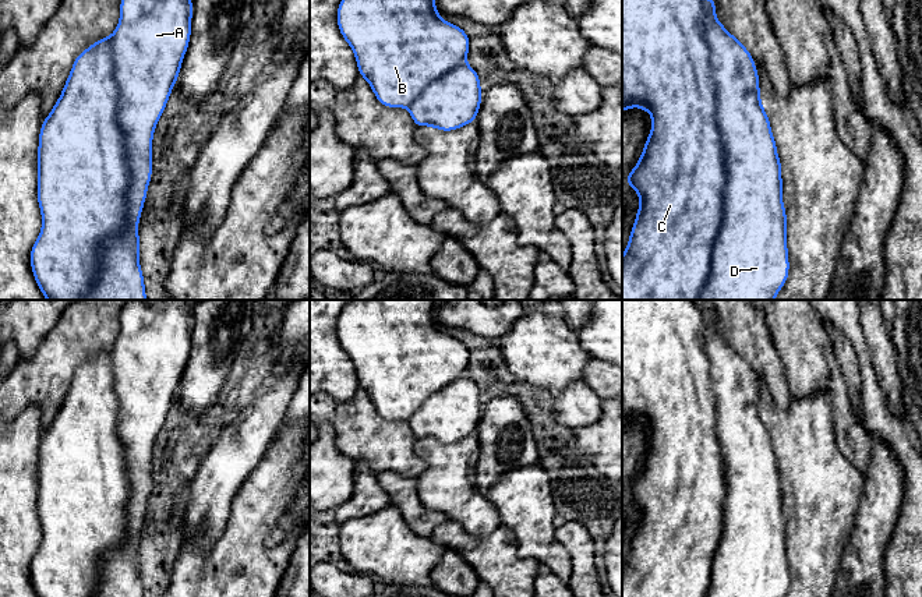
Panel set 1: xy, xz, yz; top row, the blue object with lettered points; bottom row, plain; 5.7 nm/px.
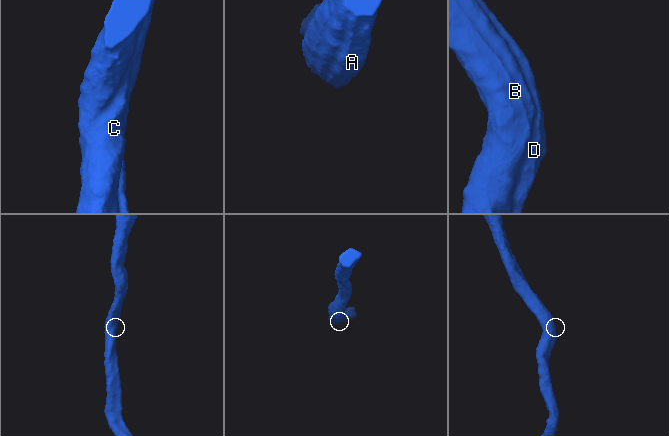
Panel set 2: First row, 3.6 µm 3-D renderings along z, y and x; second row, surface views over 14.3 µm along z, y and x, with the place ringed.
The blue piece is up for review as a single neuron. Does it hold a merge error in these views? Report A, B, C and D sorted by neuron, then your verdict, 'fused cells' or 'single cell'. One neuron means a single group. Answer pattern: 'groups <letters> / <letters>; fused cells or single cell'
groups A B C D; single cell

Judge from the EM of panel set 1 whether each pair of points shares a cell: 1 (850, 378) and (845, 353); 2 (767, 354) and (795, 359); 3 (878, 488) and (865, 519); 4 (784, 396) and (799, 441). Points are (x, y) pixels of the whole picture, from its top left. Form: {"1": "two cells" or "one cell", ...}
{"1": "one cell", "2": "two cells", "3": "one cell", "4": "two cells"}

